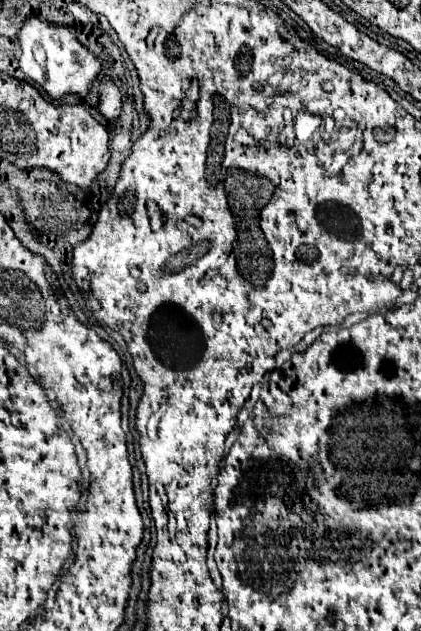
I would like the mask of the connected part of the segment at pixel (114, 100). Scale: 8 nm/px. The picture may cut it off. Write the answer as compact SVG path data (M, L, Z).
M103 76L99 92L101 92L99 112L107 120L117 120L119 114L121 114L121 94L119 94L119 88L113 84L113 80L109 76Z

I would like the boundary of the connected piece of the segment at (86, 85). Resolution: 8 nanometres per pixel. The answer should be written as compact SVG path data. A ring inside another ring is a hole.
M31 16L23 28L19 30L17 38L21 44L21 58L19 68L25 72L27 78L31 78L35 84L39 84L51 98L61 100L63 96L75 94L85 96L91 92L93 82L101 74L103 62L95 58L79 40L75 34L75 26L57 26L49 20L43 20L39 16ZM37 50L43 50L43 58L37 58Z

